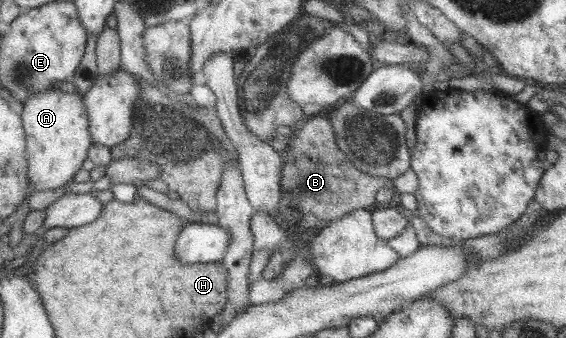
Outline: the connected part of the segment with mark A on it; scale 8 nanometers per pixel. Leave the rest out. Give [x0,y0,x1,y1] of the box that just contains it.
[19,86,92,190]

